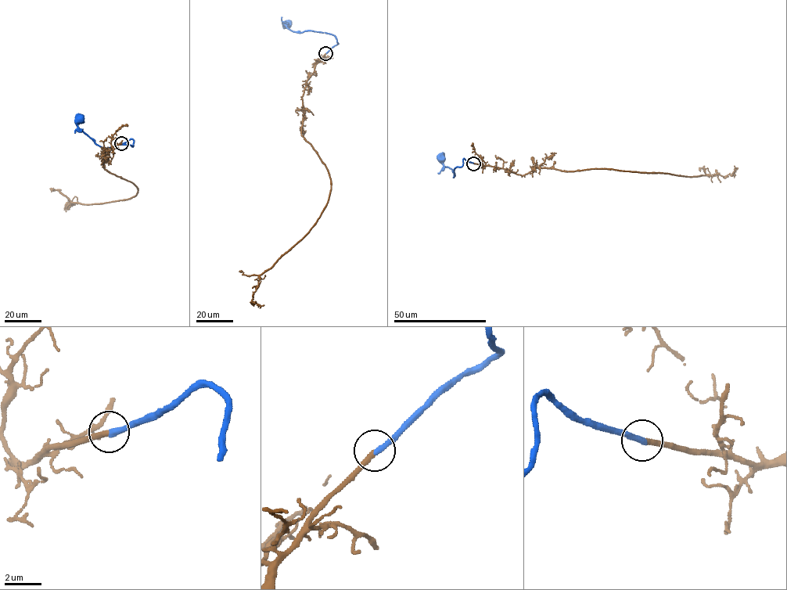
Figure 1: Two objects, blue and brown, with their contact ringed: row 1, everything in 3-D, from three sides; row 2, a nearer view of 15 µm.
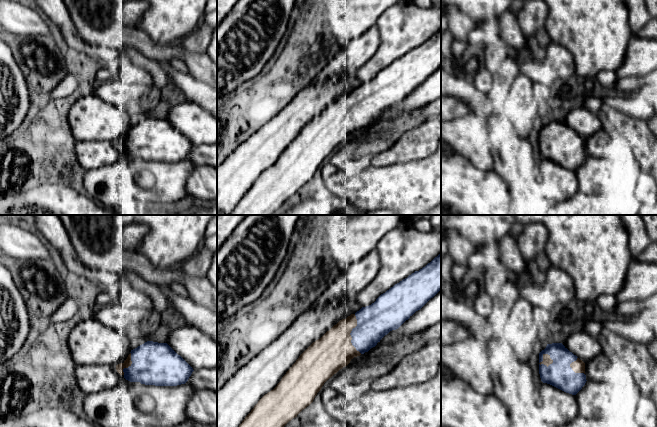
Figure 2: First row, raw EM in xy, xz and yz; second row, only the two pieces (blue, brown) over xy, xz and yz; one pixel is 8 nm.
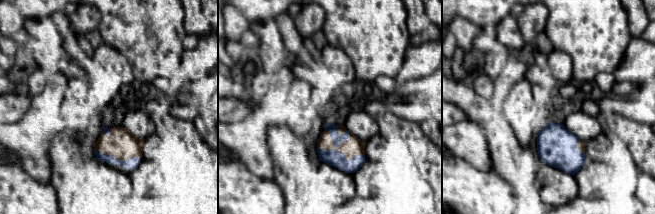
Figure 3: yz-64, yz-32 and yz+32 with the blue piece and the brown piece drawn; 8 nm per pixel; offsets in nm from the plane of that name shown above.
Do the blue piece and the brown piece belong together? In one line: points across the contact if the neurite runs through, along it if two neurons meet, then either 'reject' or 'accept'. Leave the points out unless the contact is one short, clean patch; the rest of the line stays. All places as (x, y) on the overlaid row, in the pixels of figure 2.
reject

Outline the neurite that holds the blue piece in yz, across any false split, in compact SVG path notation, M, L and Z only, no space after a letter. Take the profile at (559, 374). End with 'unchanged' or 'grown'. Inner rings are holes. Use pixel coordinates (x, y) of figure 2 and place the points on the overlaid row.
M562 343L547 344L546 348L539 353L539 363L543 361L544 354L548 354L553 363L548 367L539 364L541 381L566 393L576 395L587 381L584 373L575 373L570 367L570 364L578 357Z | unchanged

